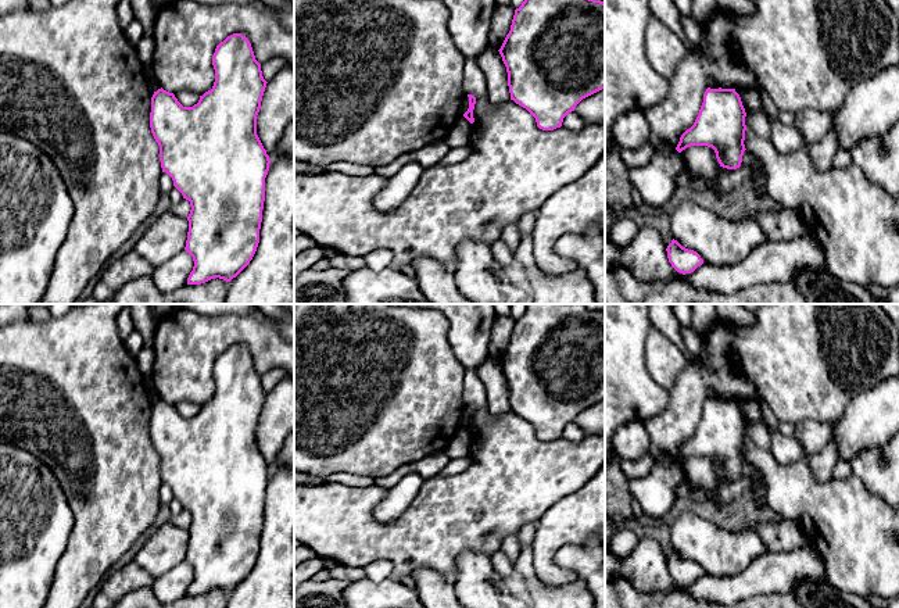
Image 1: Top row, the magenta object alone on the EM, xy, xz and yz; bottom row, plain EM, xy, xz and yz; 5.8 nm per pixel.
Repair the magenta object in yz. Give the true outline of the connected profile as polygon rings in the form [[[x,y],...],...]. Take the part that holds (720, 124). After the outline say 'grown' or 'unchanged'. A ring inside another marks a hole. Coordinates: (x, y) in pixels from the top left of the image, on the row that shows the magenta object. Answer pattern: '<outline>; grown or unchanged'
[[[710,89],[694,125],[687,129],[676,147],[678,153],[691,146],[708,146],[716,153],[720,167],[741,167],[745,149],[745,108],[735,89]]]; unchanged

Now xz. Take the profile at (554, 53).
[[[524,0],[515,10],[511,31],[498,50],[508,72],[511,100],[526,108],[542,130],[562,126],[563,118],[585,97],[605,89],[605,3],[601,0]]]; unchanged

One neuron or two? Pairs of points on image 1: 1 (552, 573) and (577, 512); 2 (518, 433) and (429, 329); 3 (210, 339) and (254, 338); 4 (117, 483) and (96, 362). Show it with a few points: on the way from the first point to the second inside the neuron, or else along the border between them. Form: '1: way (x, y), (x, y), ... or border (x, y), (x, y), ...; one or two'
1: way (548, 558), (548, 542), (562, 528); one
2: border (466, 368), (462, 390), (465, 404); two
3: way (221, 336), (243, 336); one
4: way (100, 453), (96, 442), (96, 393); one

